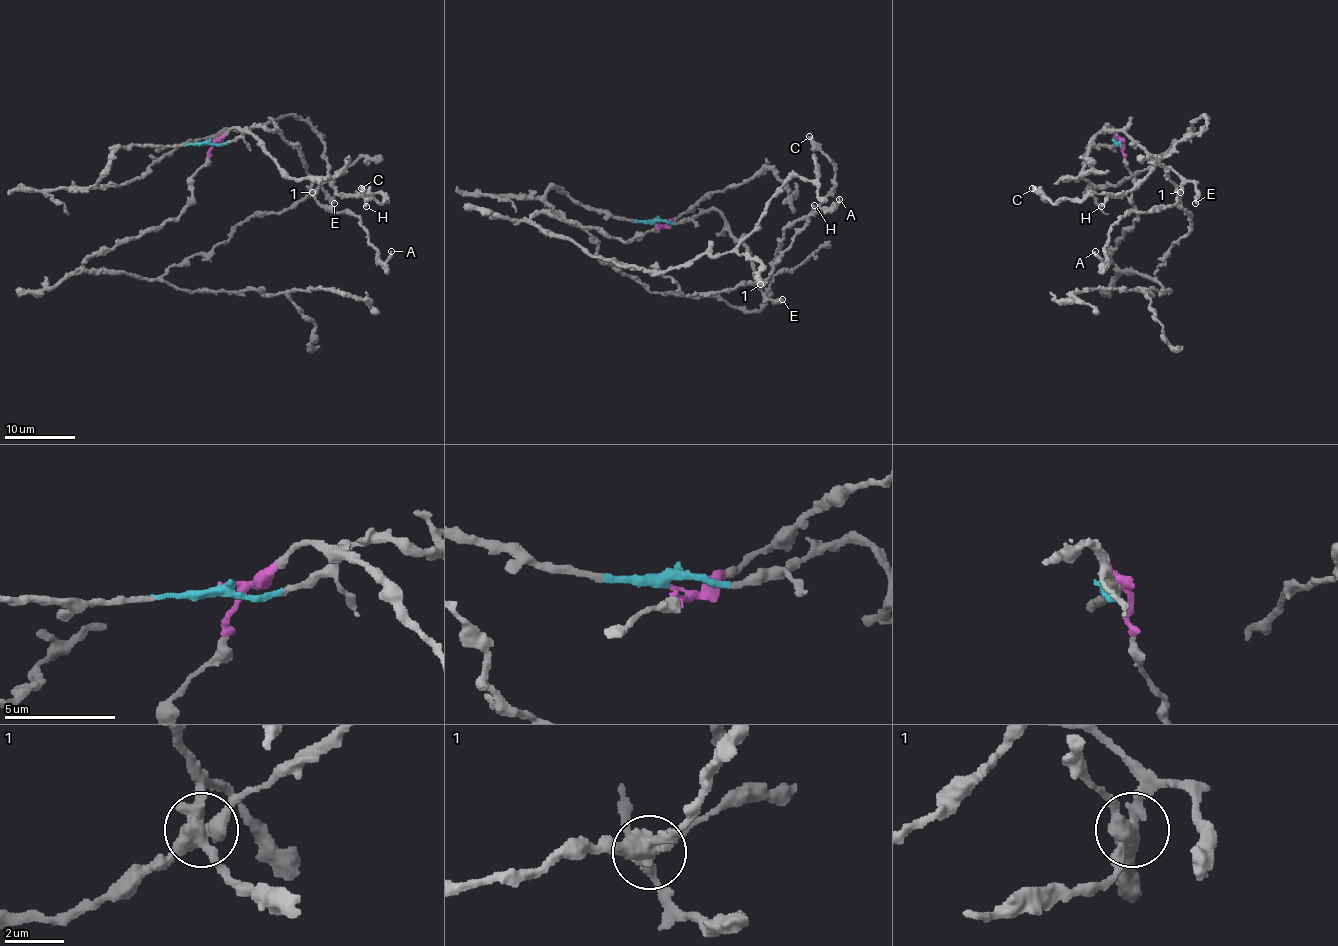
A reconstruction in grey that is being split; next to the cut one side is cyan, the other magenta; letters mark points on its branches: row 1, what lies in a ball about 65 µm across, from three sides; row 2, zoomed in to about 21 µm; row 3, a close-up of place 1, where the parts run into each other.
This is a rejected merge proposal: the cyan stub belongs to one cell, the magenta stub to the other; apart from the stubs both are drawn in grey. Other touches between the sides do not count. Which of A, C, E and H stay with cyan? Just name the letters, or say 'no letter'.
A, C, E, H

